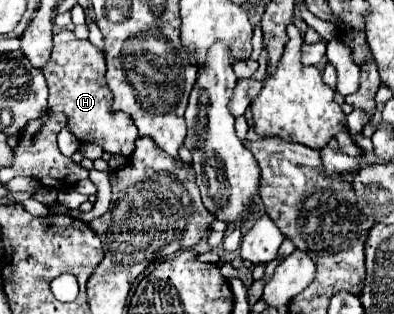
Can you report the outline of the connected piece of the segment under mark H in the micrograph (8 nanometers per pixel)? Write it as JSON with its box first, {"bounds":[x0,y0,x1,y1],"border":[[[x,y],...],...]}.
{"bounds":[41,30,139,156],"border":[[[71,30],[53,36],[51,60],[41,68],[49,88],[49,110],[65,112],[67,126],[79,142],[101,146],[111,156],[131,156],[139,138],[129,114],[113,110],[113,94],[105,82],[105,56],[89,40],[79,40]]]}

